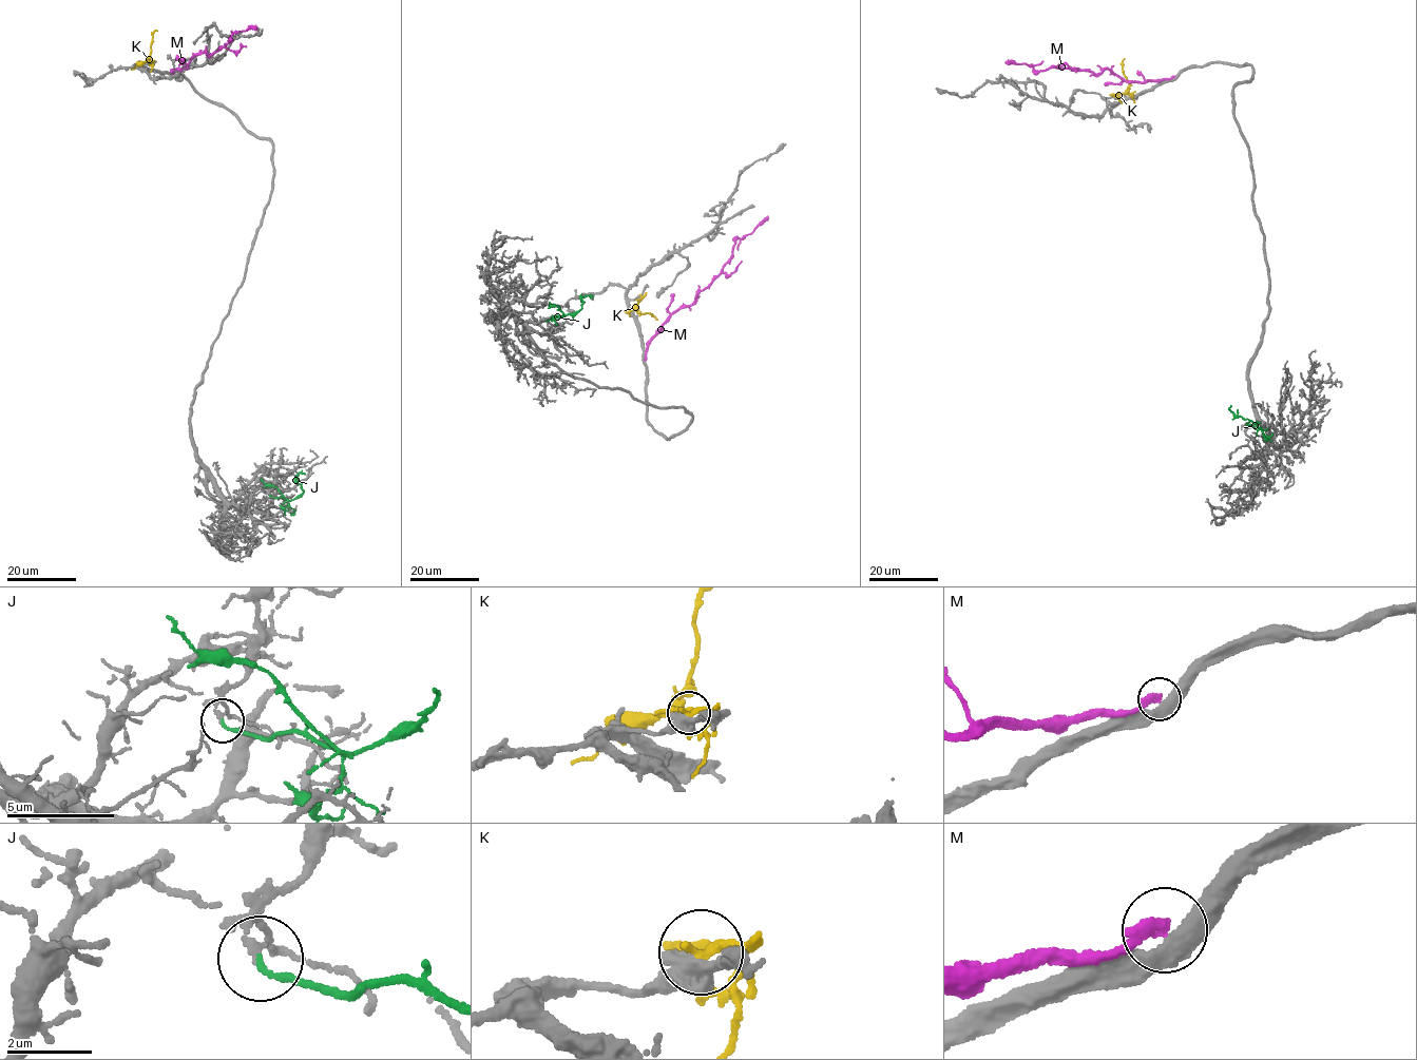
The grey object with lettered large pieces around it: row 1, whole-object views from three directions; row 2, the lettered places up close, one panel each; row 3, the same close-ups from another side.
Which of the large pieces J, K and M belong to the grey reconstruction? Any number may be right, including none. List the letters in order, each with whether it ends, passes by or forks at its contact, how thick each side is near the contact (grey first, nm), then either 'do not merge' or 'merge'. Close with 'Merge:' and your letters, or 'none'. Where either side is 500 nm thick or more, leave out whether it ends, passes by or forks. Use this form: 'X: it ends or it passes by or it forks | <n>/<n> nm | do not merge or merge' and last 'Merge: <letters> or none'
J: it ends | 120/140 nm | merge
K: it forks | 460/180 nm | do not merge
M: it ends | 440/280 nm | do not merge
Merge: J

